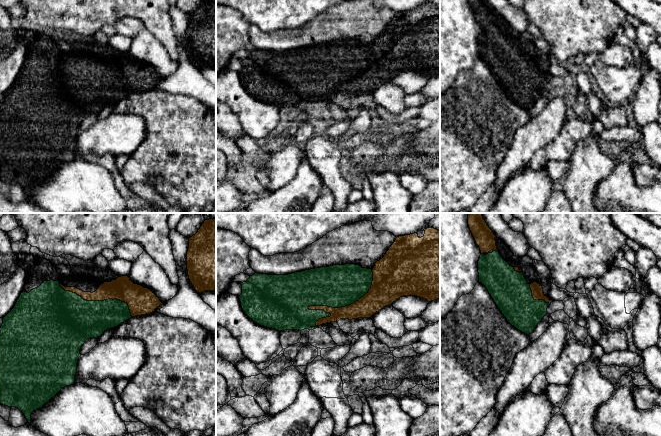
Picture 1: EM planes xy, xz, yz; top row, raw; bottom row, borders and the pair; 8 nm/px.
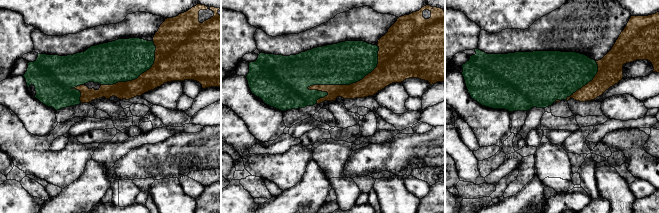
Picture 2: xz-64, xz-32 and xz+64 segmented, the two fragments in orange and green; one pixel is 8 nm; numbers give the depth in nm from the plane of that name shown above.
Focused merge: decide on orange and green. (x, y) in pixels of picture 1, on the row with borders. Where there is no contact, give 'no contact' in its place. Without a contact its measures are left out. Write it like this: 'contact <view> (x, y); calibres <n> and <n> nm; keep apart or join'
contact xz (328, 307); calibres 140 and 340 nm; join

